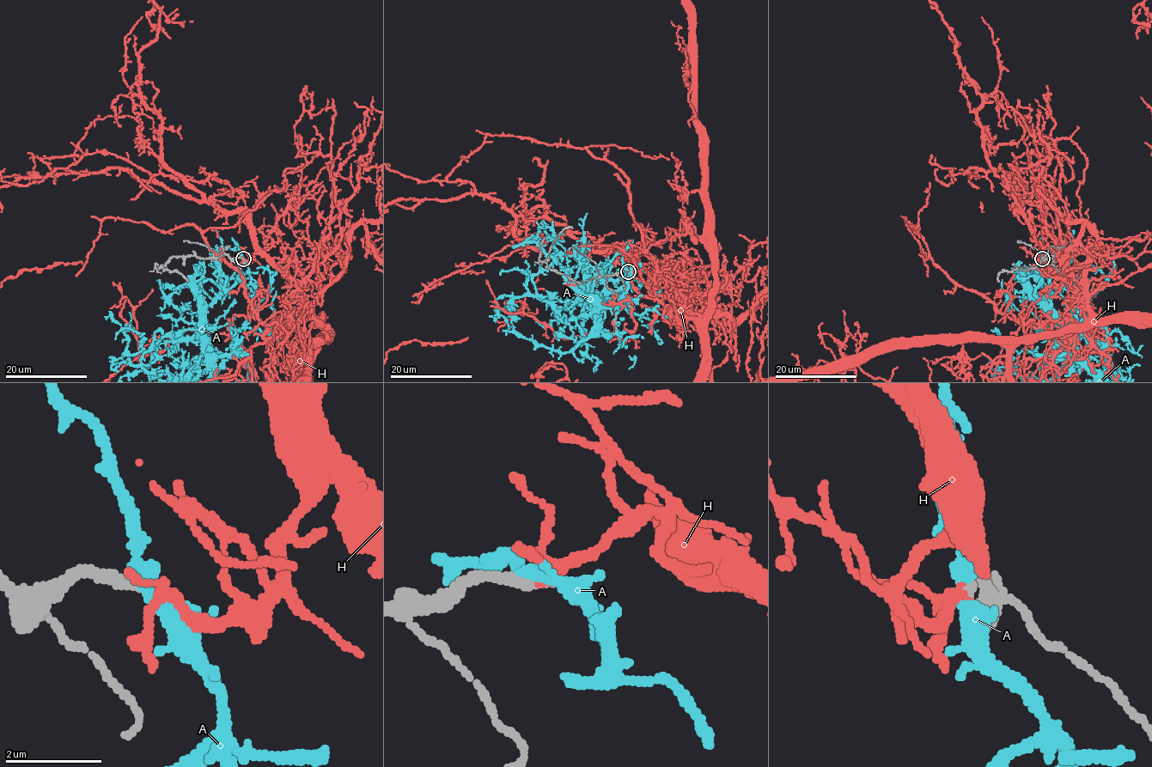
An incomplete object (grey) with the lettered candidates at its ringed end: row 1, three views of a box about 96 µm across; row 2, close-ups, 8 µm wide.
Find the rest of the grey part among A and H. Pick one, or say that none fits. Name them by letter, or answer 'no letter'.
H

